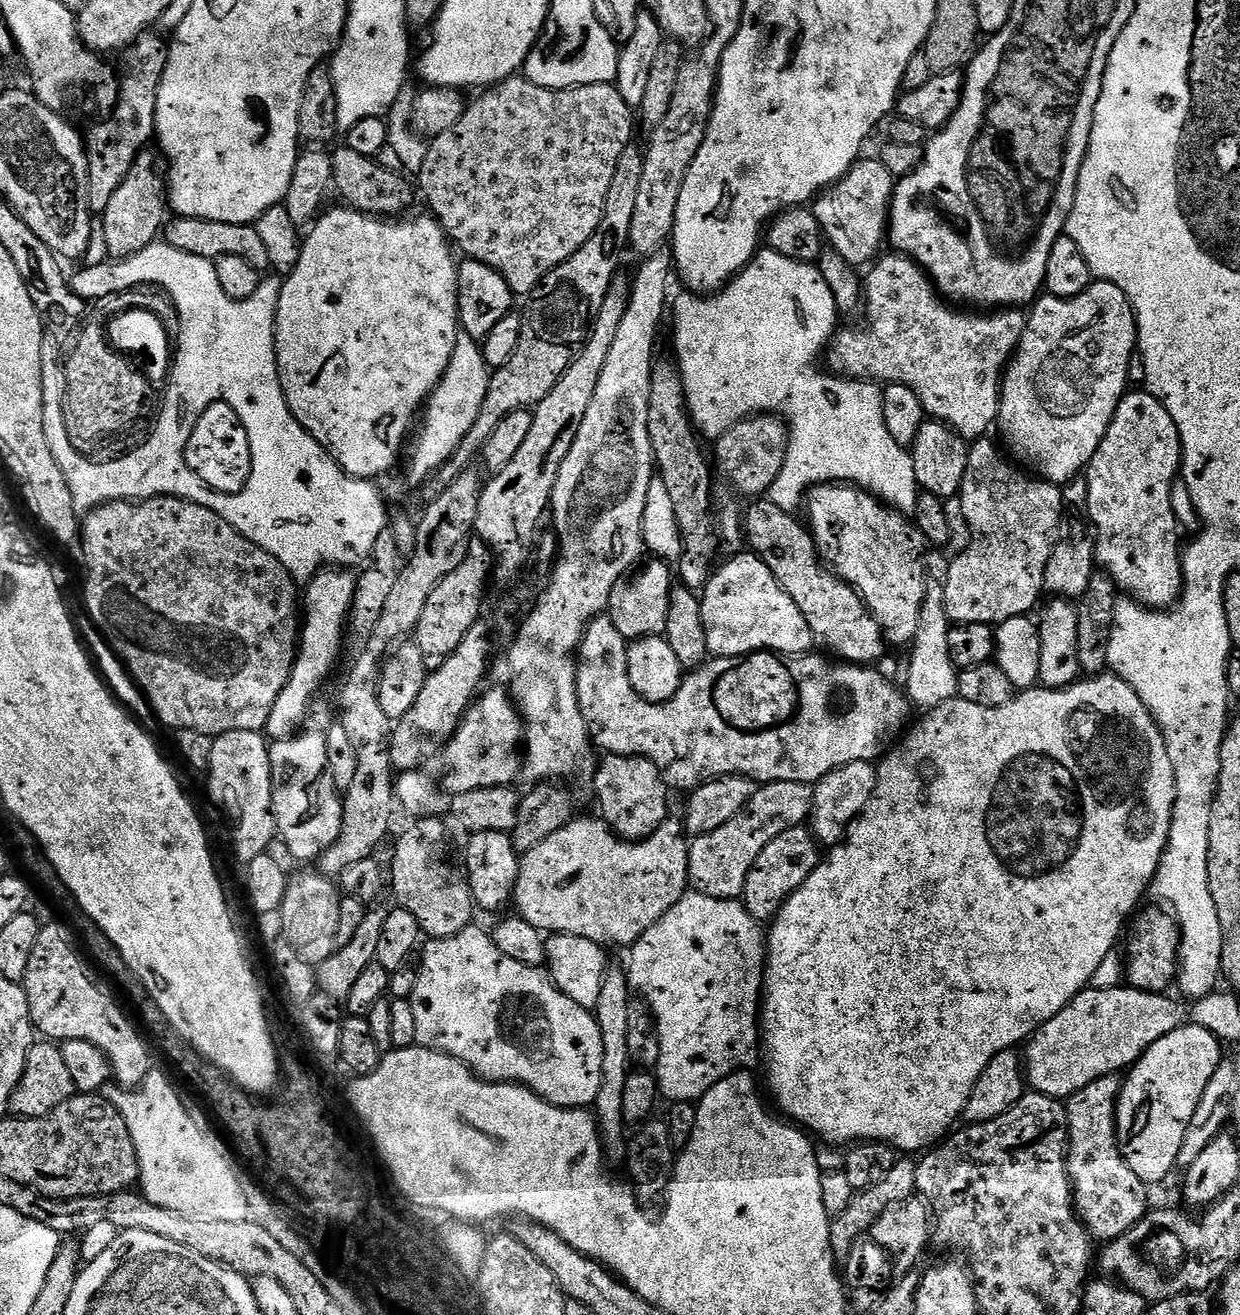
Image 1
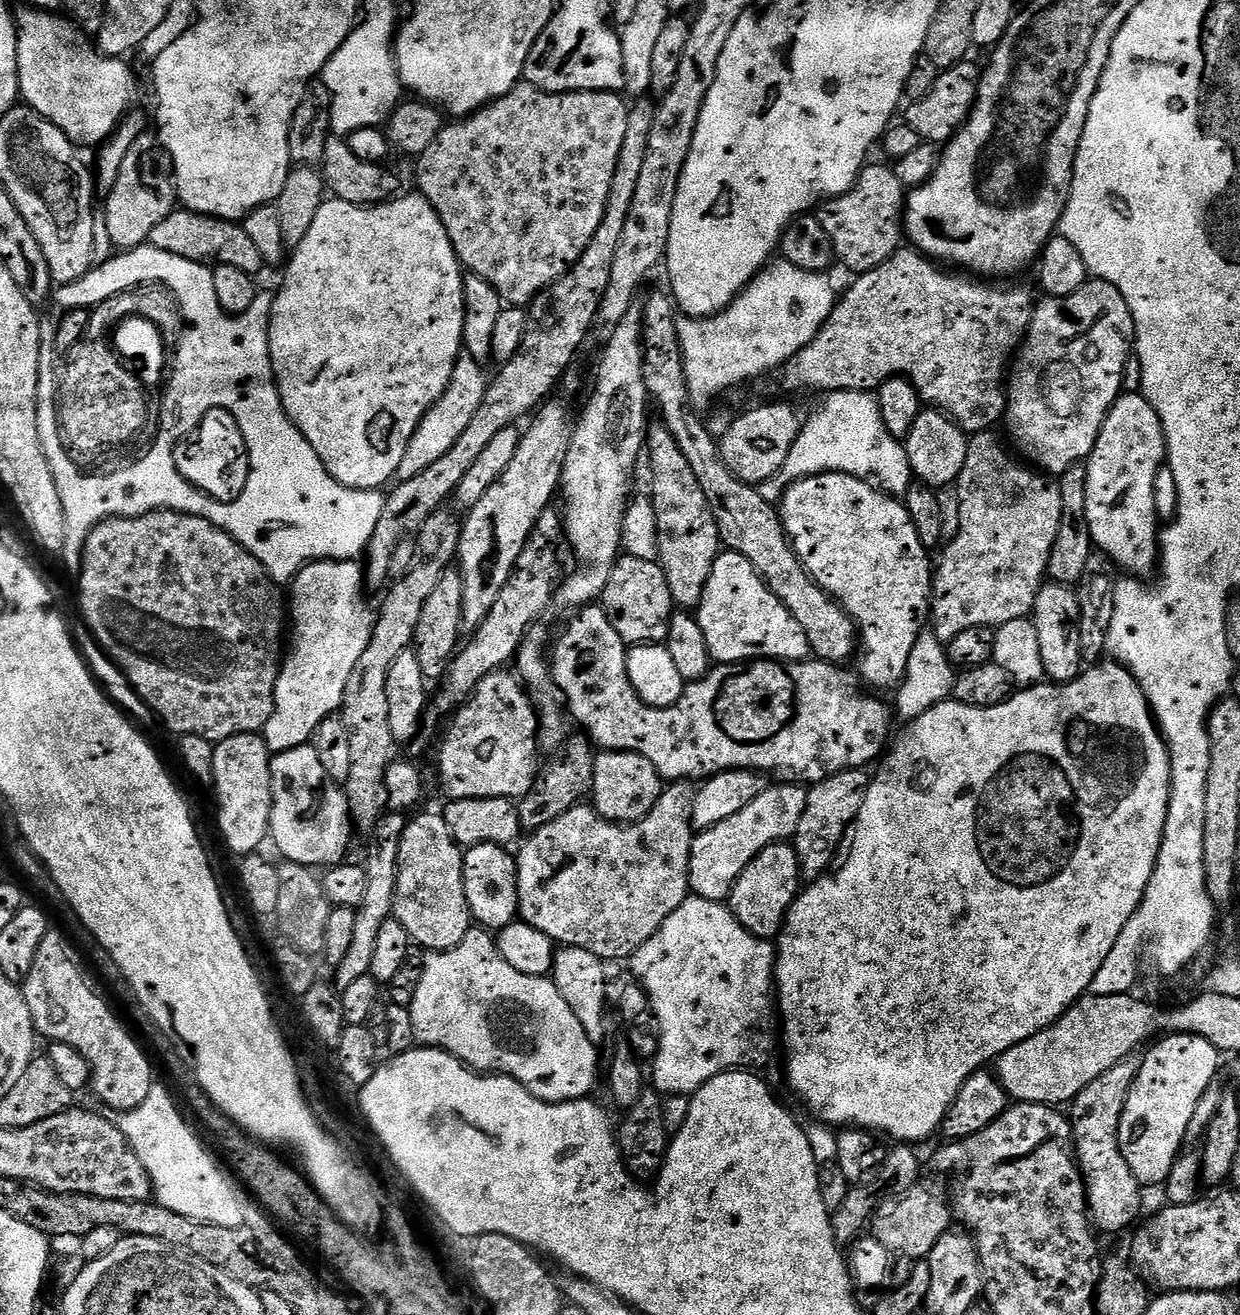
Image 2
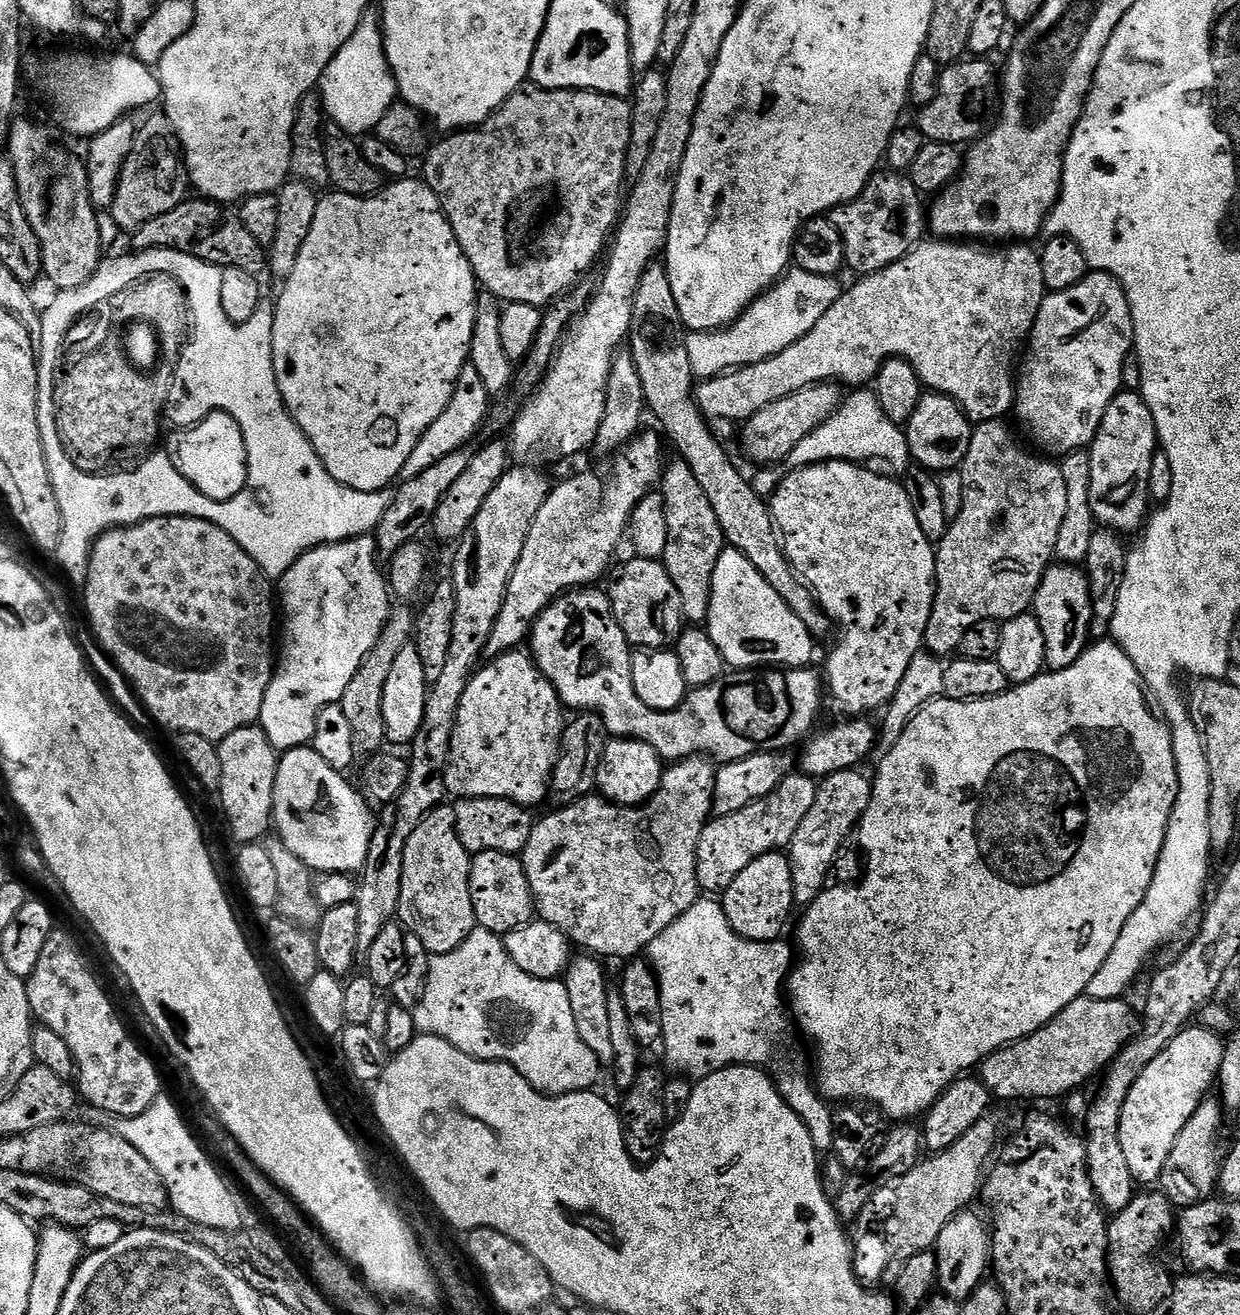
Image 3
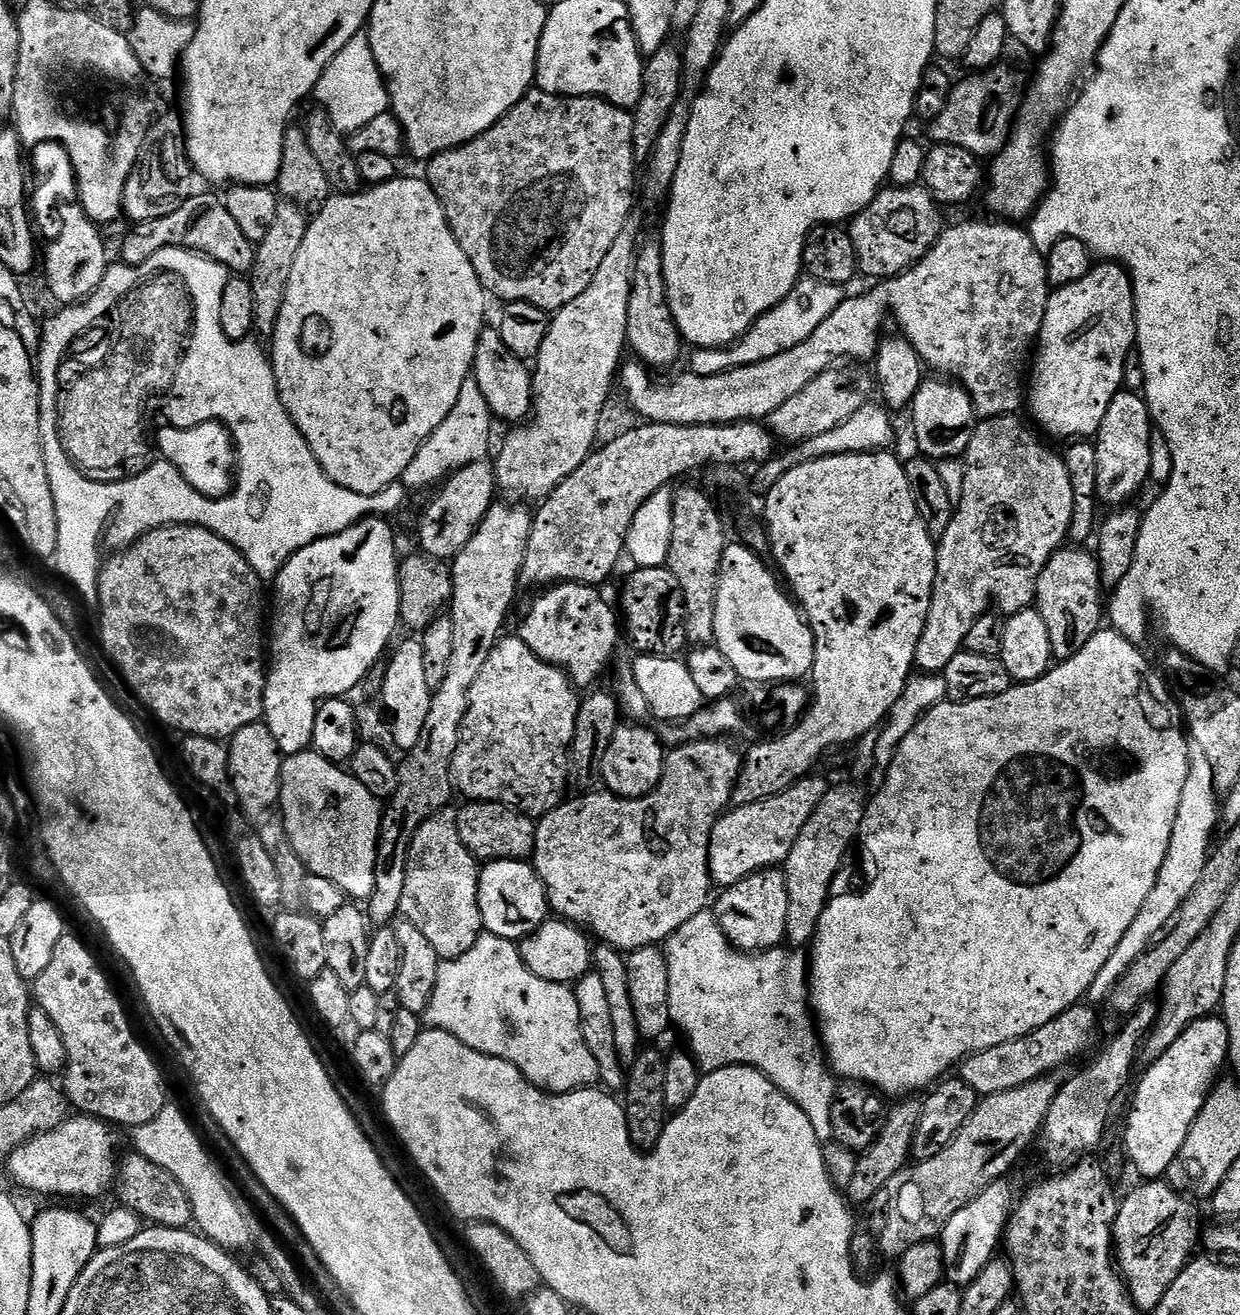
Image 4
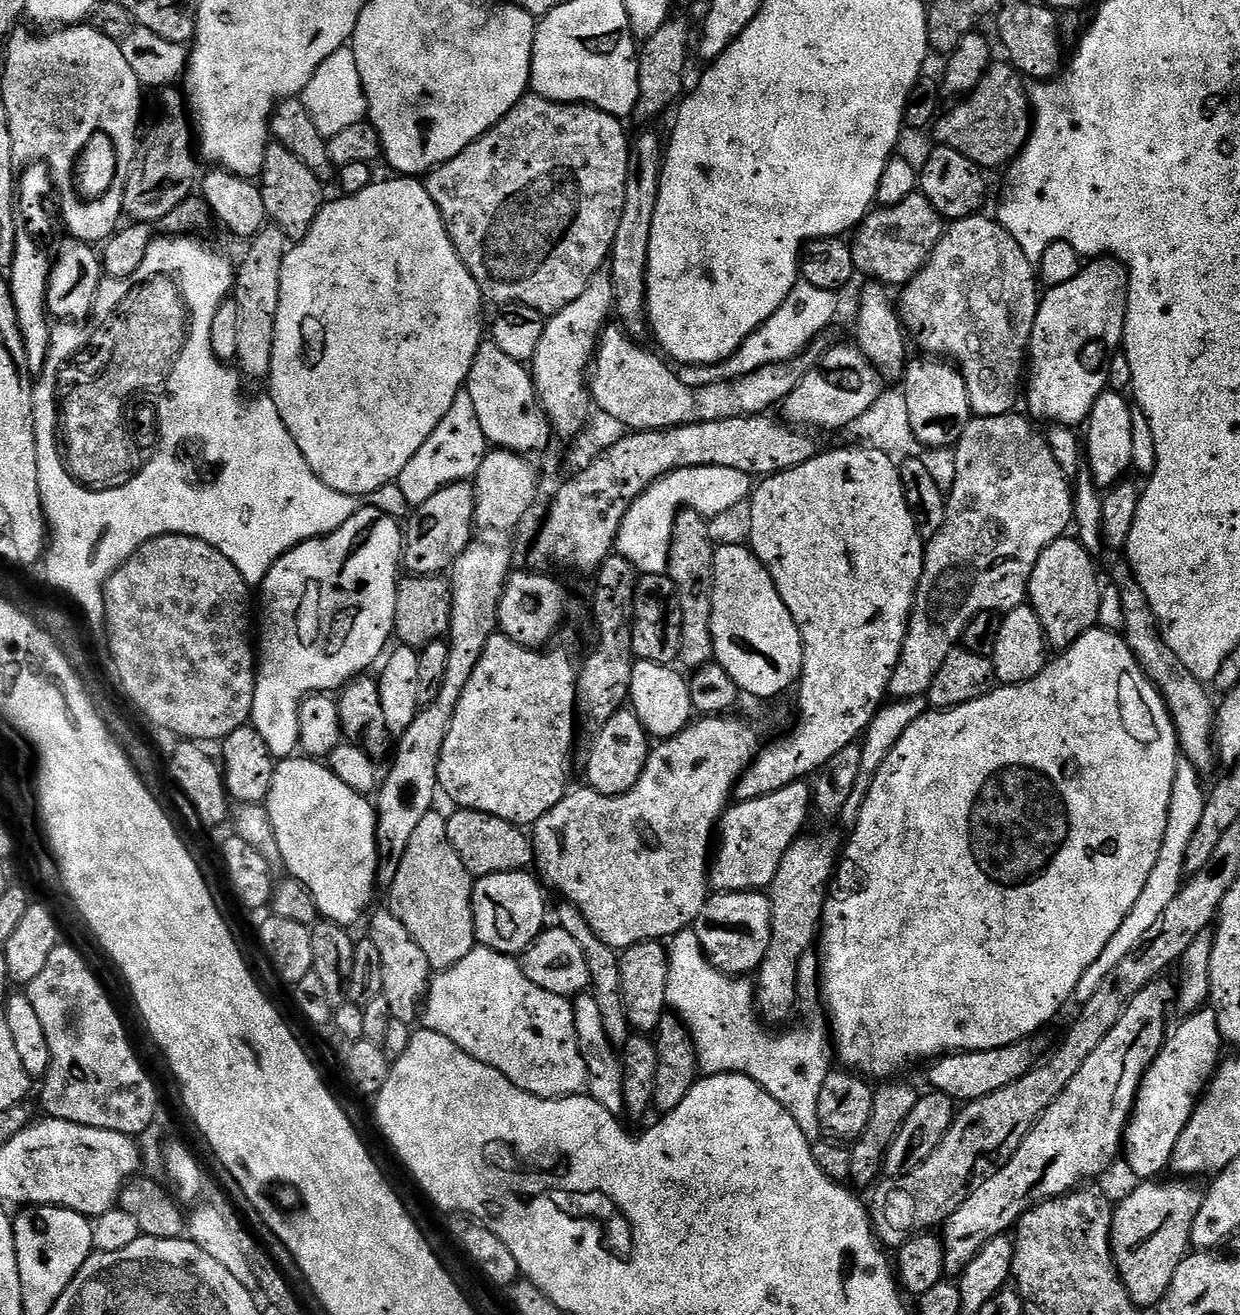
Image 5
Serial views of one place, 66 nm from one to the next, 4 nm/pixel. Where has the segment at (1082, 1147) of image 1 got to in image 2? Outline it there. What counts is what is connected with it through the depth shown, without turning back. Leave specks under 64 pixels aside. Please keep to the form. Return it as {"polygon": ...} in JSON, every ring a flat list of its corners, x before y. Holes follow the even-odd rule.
{"polygon":[[1133,1054,1118,1062,1118,1066,1110,1066,1106,1074,1094,1078,1086,1090,1078,1093,1070,1105,1074,1155,1084,1178,1084,1188,1088,1191,1090,1219,1101,1233,1120,1232,1141,1219,1142,1185,1134,1178,1130,1166,1126,1166,1126,1158,1120,1149,1120,1119,1143,1061,1143,1055]]}

